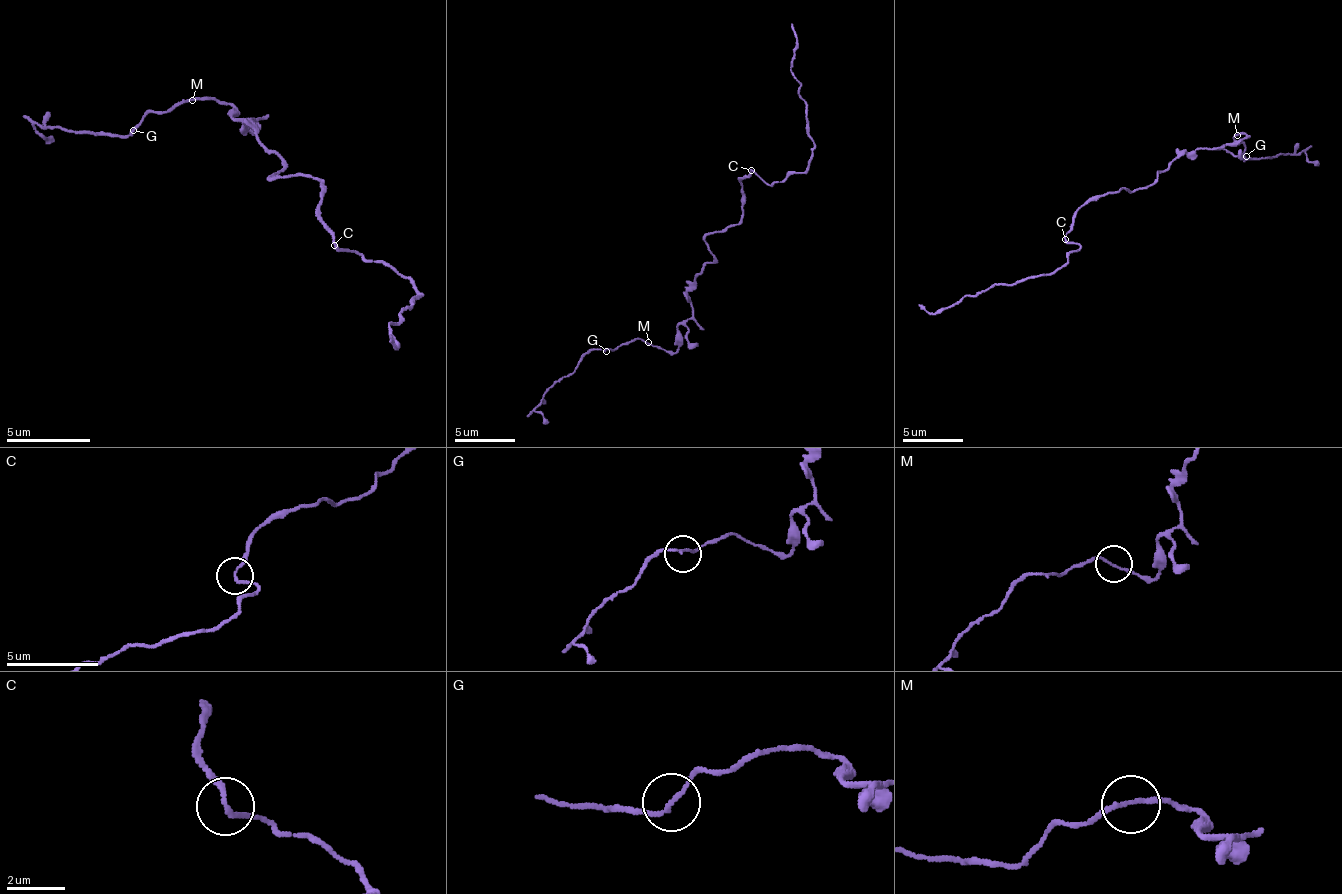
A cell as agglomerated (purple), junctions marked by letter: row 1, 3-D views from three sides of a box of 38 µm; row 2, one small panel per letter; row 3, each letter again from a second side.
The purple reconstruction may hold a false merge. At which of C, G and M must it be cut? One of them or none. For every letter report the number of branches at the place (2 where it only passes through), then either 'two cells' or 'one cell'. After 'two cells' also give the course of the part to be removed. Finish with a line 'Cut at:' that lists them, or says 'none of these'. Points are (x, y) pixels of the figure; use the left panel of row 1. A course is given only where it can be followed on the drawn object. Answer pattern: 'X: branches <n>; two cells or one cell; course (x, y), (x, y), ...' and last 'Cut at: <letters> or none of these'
C: branches 2; one cell
G: branches 2; one cell
M: branches 2; one cell
Cut at: none of these

